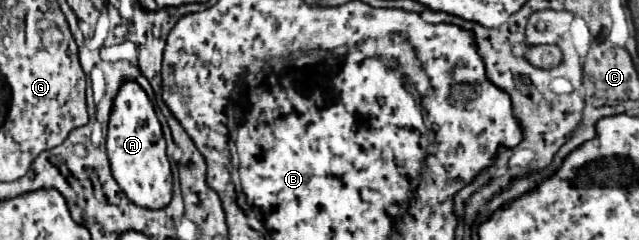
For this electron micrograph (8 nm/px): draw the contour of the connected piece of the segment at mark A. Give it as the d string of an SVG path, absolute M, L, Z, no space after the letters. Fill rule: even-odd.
M125 80L113 100L107 130L107 158L115 182L131 202L143 208L165 208L171 202L171 164L165 154L165 138L153 104L135 80Z

